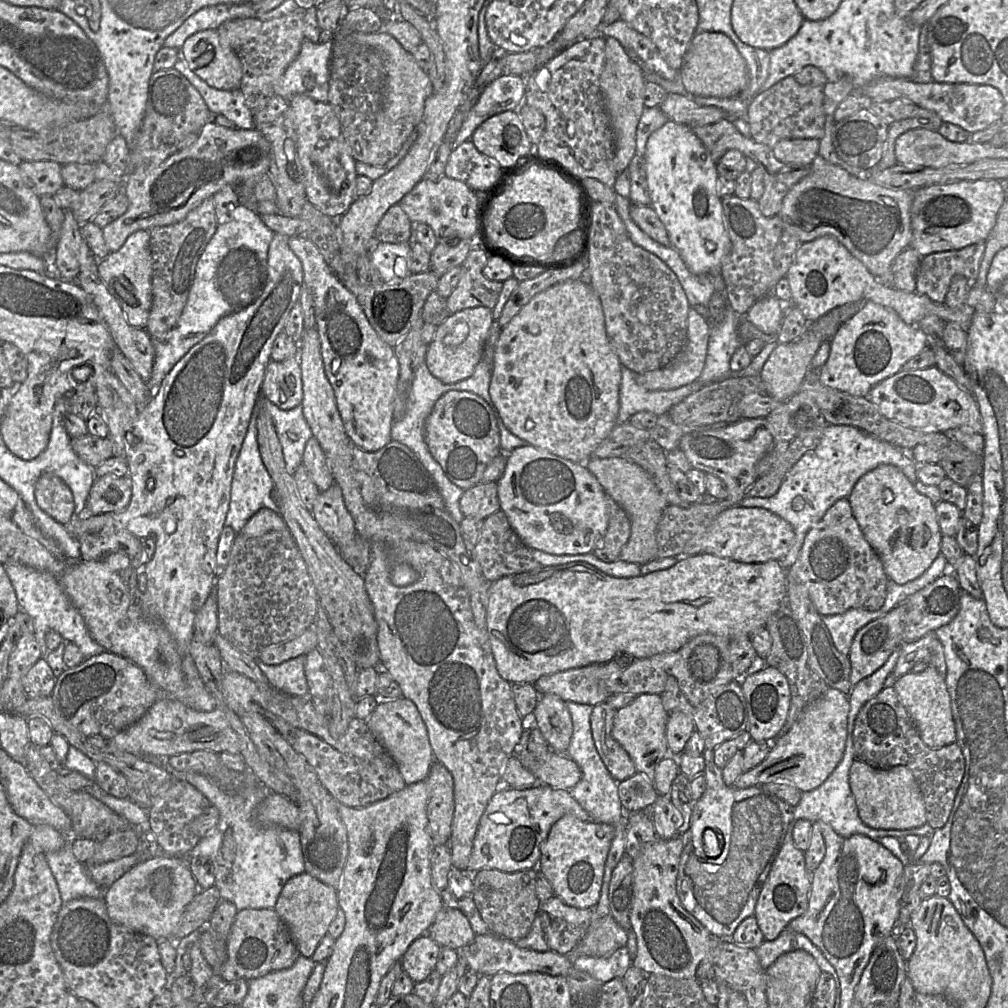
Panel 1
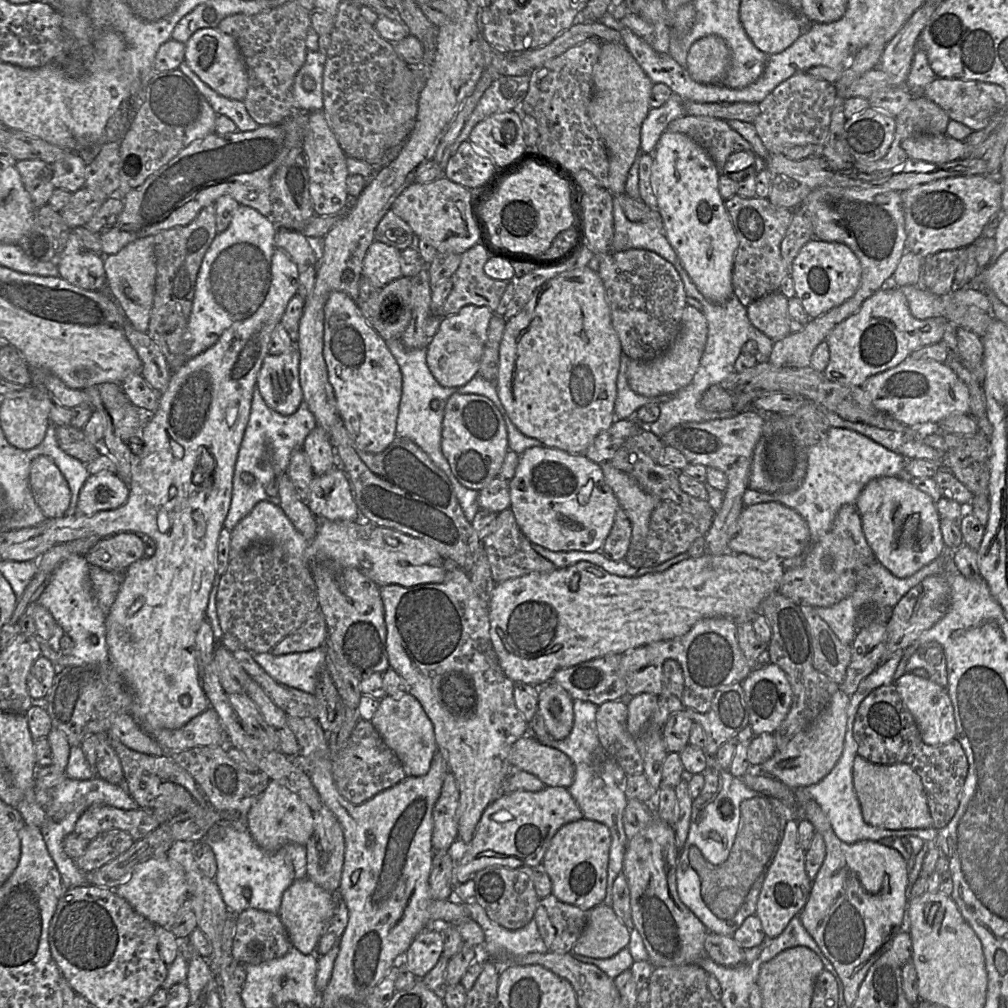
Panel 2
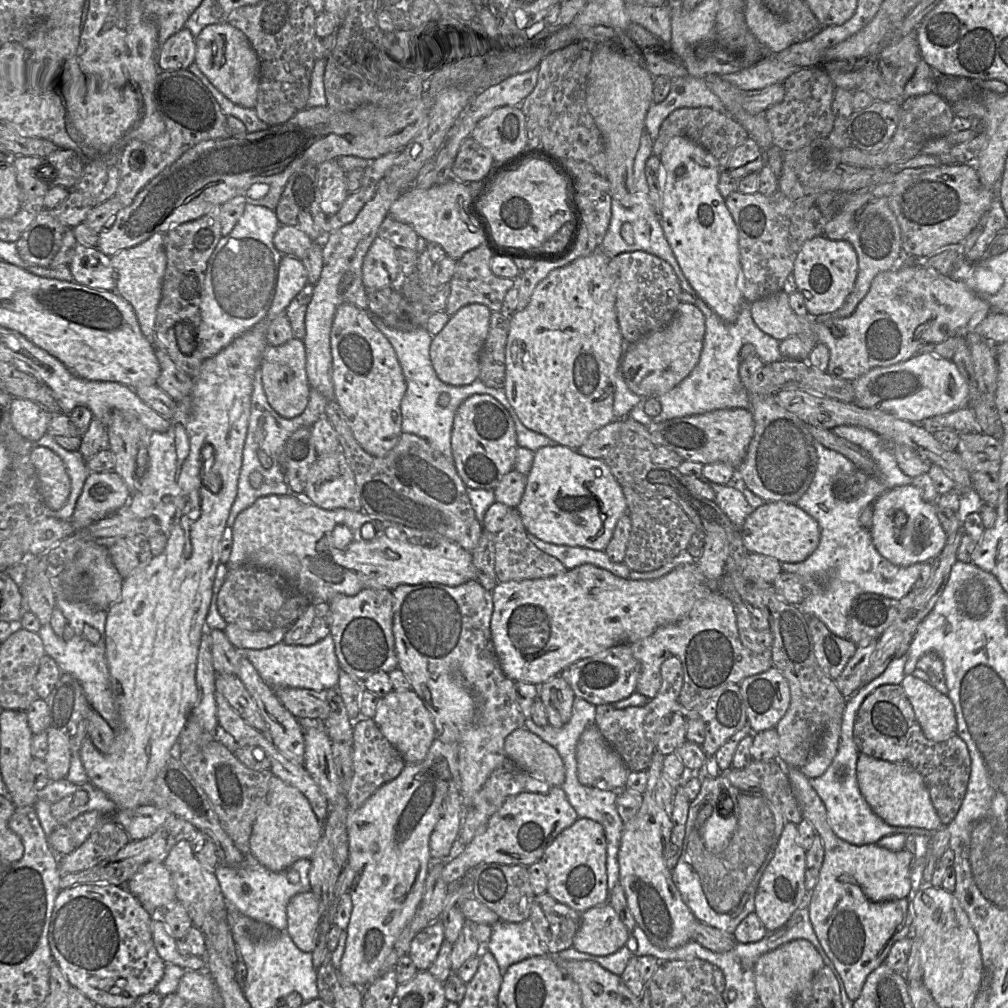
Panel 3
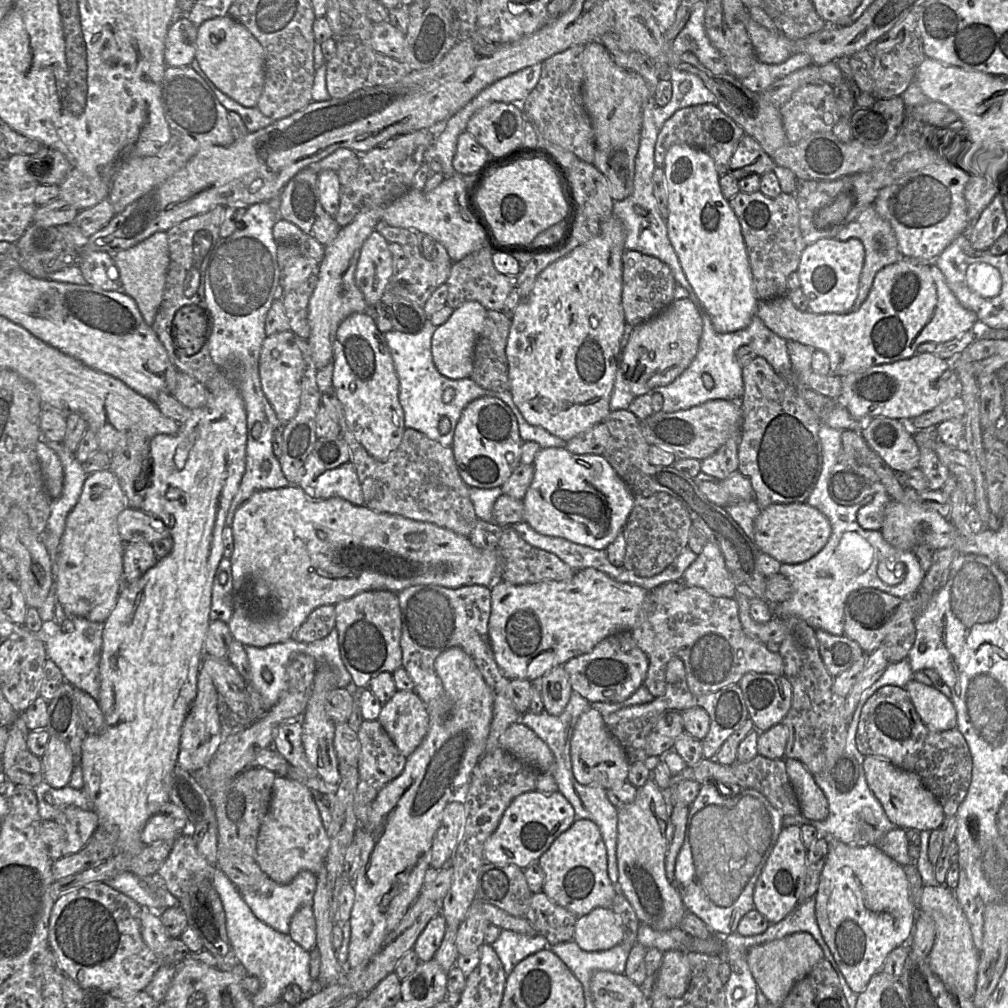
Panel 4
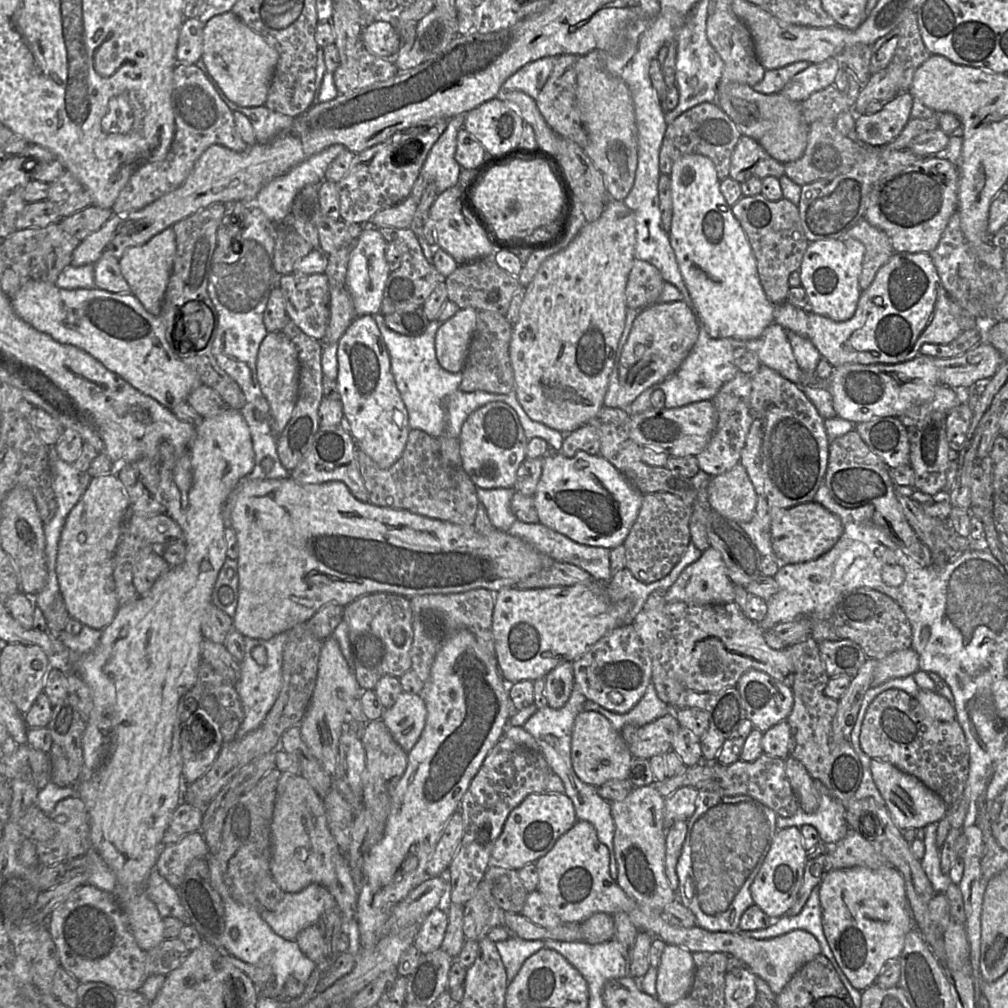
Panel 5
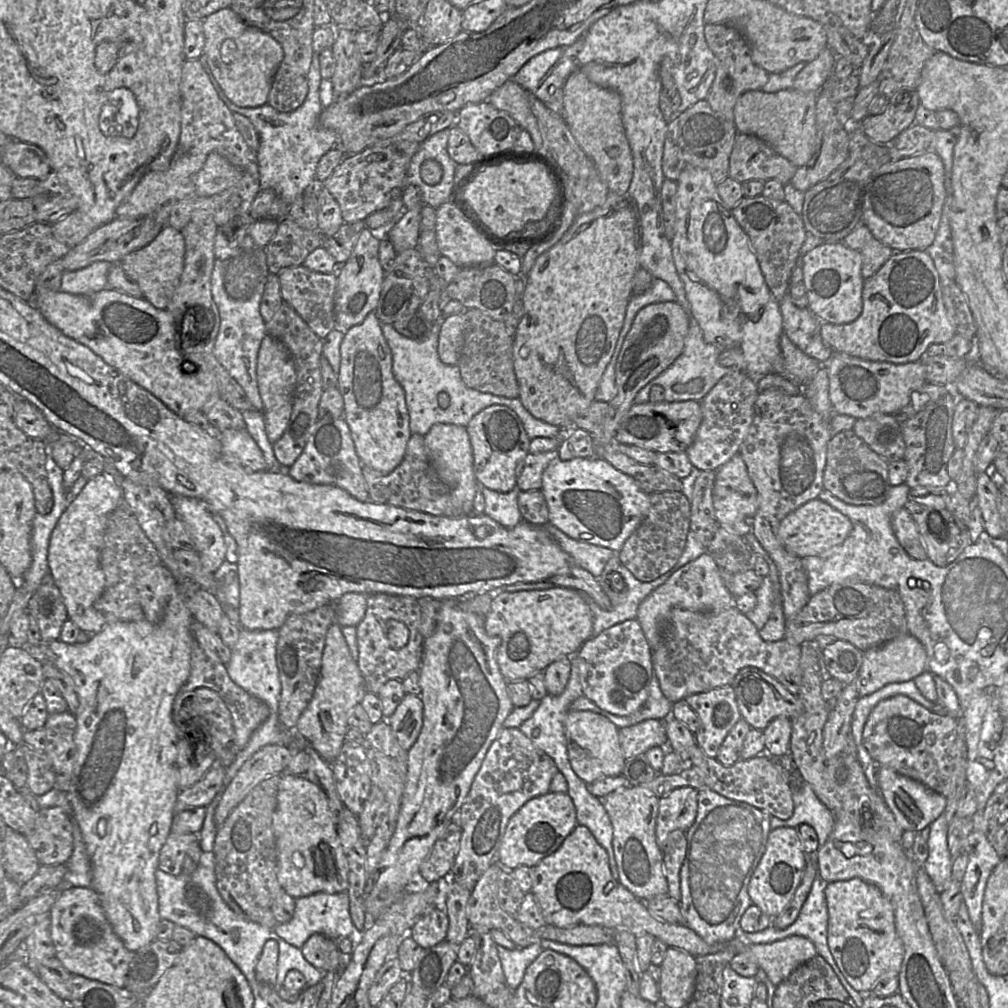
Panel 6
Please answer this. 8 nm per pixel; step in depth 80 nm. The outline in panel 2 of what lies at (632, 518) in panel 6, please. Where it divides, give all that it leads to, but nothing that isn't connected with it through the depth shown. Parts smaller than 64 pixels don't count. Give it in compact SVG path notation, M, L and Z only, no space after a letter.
M533 446L519 455L509 489L510 508L523 534L531 543L554 552L600 551L620 507L618 499L604 480L600 464L591 461L585 454L570 454L547 446Z

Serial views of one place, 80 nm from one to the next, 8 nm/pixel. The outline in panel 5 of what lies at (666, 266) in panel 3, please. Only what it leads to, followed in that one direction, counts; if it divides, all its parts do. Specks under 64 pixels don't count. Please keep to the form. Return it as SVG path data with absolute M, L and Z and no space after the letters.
M635 258L625 289L627 308L644 309L659 303L664 283L665 280L655 266Z

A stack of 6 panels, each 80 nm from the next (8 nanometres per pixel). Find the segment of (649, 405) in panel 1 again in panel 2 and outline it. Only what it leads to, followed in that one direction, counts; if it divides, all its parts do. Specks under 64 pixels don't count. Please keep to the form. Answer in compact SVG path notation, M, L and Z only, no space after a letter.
M621 353L620 368L617 376L617 395L614 406L615 419L623 420L633 418L636 411L649 403L660 405L671 397L671 395L659 395L647 397L633 391L627 381L626 370L630 358Z

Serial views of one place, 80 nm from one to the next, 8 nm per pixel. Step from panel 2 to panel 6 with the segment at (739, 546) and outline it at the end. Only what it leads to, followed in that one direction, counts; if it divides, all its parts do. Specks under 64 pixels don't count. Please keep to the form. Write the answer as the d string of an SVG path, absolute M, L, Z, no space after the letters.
M816 498L787 515L780 523L778 534L785 549L802 559L818 556L842 544L851 530L852 523L848 517Z

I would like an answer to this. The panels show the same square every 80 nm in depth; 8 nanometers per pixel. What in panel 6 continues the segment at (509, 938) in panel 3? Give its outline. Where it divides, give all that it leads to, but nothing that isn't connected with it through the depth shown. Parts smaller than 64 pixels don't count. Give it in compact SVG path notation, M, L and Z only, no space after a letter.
M534 942L524 948L517 947L513 950L498 945L497 949L507 984L514 991L521 984L527 967L544 950L539 942Z

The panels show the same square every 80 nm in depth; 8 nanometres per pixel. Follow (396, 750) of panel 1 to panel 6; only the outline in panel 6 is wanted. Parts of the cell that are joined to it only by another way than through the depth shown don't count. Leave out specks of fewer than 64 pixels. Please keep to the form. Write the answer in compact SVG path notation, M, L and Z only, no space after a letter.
M405 694L394 713L384 719L390 725L397 741L410 750L423 726L423 702L419 696Z

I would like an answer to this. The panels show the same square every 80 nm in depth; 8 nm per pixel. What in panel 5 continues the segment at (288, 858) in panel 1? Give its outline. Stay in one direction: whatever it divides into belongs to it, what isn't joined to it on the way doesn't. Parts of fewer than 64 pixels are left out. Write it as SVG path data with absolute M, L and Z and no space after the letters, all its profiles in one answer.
M312 883L300 892L284 893L282 901L273 911L260 909L262 919L280 937L296 941L298 933L317 924L322 915L337 907L331 893L322 885Z

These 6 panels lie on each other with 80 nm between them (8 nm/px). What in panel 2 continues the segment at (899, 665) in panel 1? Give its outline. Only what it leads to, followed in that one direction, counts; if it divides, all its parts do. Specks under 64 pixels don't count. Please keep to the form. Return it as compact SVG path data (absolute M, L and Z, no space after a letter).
M926 643L911 655L906 663L906 672L911 673L915 668L925 669L929 679L939 686L947 688L946 659L939 643Z

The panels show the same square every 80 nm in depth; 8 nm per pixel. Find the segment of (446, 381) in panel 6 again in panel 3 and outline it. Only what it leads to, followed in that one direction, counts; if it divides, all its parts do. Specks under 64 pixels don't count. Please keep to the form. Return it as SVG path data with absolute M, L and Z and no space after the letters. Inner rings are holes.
M373 318L373 324L391 344L405 379L406 391L400 404L402 433L413 434L425 439L434 449L441 452L447 458L451 458L451 431L458 407L473 394L488 394L497 399L512 417L518 446L535 452L544 446L558 445L550 438L531 431L523 425L507 399L503 388L487 387L479 378L464 386L447 385L440 381L430 361L429 348L432 335L425 329L425 326L421 326L413 331L397 330L387 327L377 318ZM442 393L447 393L450 396L450 401L446 406L440 406L438 403L439 396Z

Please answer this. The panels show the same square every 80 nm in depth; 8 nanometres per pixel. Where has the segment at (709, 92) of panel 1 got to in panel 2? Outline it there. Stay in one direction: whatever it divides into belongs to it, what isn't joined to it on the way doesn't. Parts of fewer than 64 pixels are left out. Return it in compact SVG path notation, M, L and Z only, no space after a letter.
M708 35L691 45L685 69L697 83L724 84L729 62L730 51L725 41Z

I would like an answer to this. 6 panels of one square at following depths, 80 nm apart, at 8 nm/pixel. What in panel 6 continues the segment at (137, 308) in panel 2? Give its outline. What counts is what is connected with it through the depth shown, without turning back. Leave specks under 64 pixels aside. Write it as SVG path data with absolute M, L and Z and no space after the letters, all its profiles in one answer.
M164 226L152 242L127 254L120 265L127 276L139 285L143 298L157 309L166 309L183 272L184 254L185 241L181 232Z

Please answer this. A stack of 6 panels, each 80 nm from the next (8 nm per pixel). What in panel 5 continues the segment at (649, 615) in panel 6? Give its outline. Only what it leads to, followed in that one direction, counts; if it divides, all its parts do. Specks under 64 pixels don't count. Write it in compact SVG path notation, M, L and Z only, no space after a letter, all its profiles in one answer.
M709 547L694 563L688 565L676 582L665 592L667 602L684 602L690 605L726 604L734 601L734 583L727 575L721 554Z

